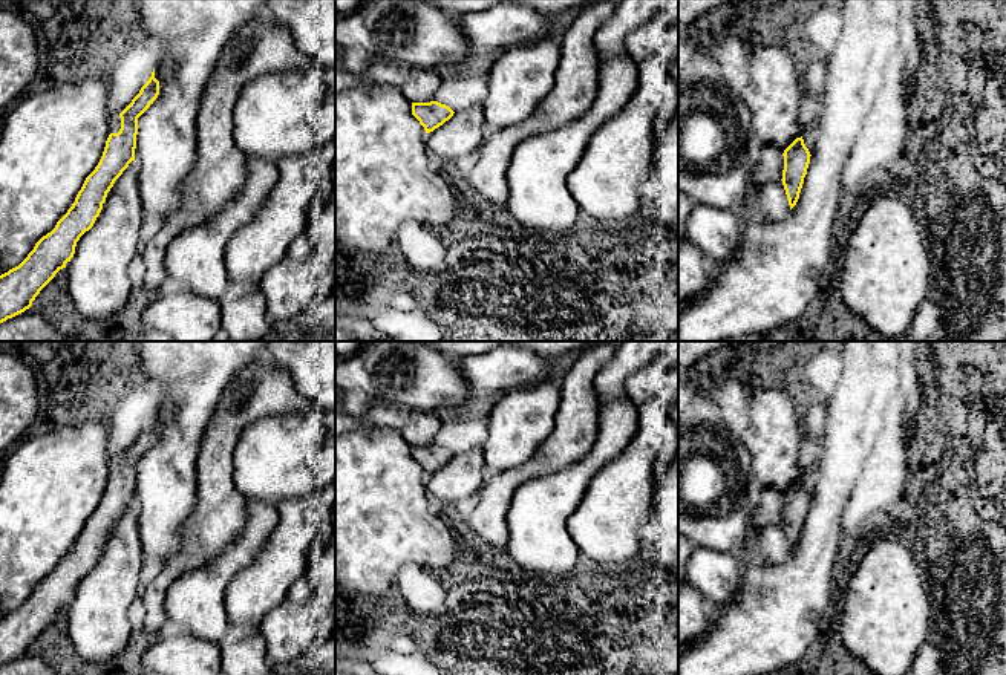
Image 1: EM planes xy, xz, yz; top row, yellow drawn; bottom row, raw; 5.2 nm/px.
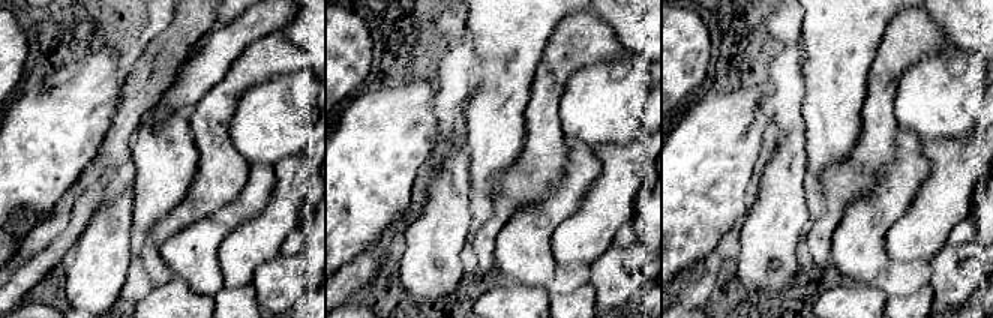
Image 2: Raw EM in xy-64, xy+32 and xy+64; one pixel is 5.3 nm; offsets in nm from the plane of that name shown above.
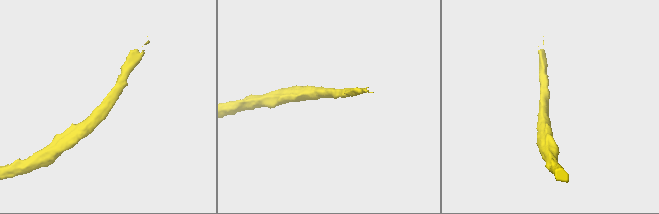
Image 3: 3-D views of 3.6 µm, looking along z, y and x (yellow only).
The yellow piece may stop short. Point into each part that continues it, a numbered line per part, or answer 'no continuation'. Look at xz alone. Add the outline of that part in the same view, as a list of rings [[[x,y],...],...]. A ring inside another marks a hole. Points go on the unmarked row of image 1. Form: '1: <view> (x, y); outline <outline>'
1: xz (418, 429); outline [[[372,401],[358,416],[361,429],[390,429],[400,432],[410,445],[435,444],[443,422],[432,413],[401,410],[395,406]]]

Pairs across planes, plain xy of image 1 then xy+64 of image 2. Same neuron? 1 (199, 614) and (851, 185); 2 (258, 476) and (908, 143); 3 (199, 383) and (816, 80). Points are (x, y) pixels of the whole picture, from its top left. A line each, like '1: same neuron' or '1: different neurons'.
1: different neurons
2: different neurons
3: same neuron

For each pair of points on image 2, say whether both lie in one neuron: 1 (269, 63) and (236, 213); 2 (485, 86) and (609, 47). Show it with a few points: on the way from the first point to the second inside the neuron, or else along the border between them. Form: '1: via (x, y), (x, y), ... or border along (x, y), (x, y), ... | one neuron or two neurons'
1: border along (249, 165), (243, 189), (230, 203), (212, 213) | two neurons
2: border along (551, 38), (534, 75), (527, 104) | two neurons

